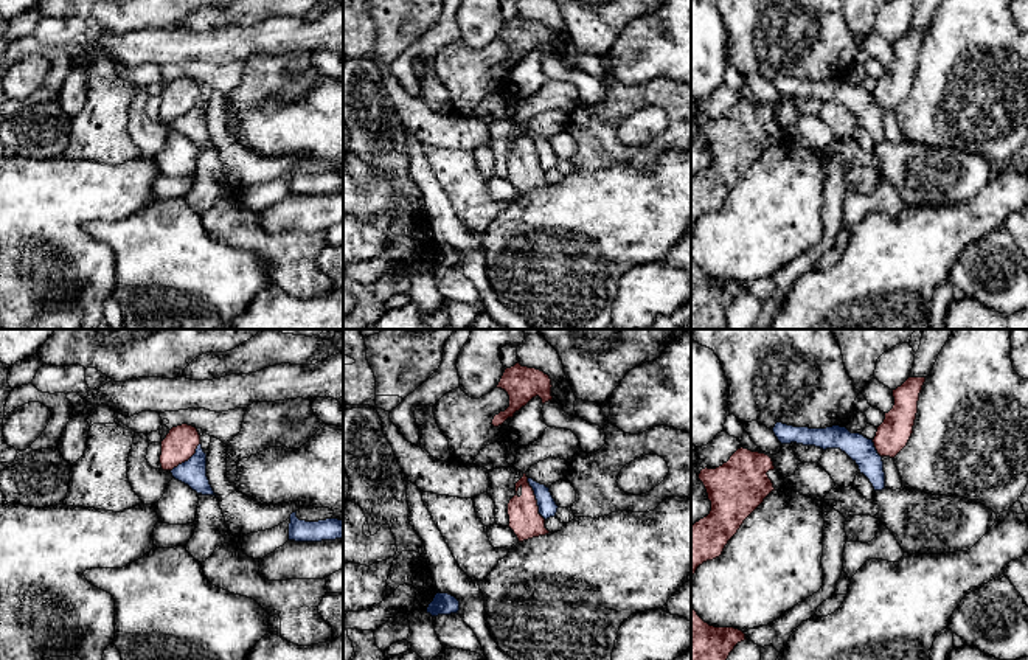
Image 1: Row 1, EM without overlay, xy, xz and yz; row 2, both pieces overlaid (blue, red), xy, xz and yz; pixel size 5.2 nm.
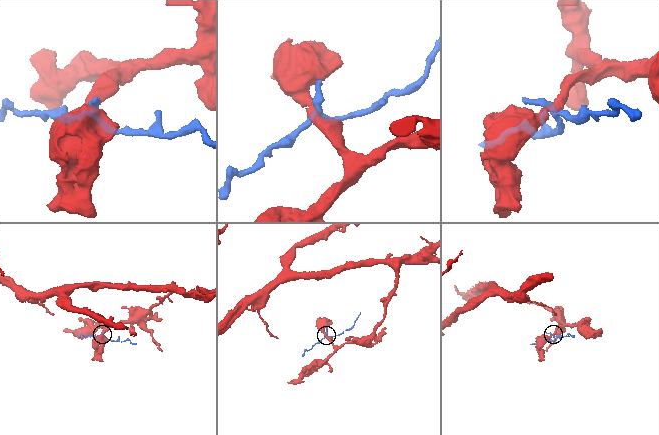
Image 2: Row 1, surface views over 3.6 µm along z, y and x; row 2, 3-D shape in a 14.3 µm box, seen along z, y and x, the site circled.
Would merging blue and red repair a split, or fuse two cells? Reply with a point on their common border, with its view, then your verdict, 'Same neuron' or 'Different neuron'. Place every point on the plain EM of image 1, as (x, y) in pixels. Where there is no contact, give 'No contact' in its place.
Touches blue at xz (536, 151). Different neuron

